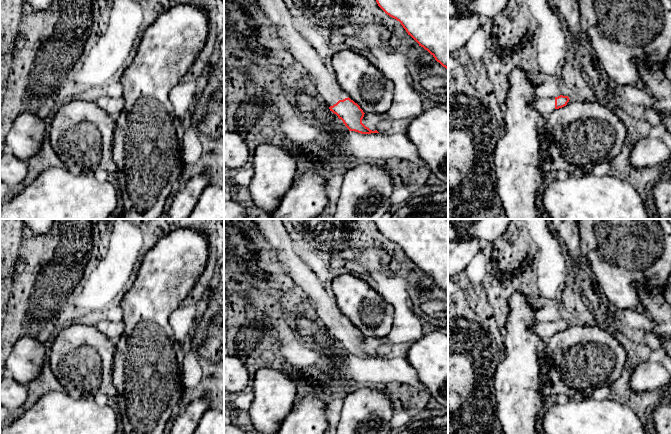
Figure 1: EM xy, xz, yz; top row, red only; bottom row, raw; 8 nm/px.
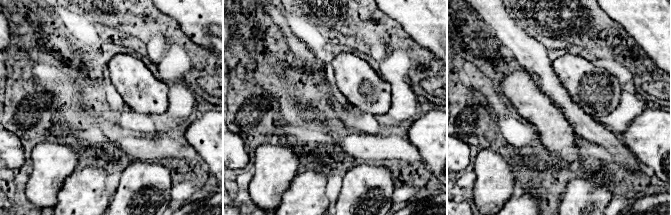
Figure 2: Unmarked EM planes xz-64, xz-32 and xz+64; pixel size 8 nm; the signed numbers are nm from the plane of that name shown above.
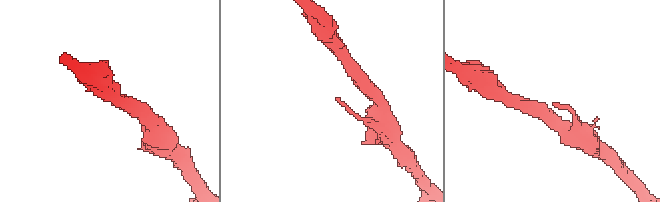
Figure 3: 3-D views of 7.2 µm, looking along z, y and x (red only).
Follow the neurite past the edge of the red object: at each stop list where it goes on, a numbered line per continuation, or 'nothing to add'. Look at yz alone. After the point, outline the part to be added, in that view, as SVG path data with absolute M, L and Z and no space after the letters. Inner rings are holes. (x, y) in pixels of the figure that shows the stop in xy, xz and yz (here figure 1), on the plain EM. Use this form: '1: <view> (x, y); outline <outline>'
1: yz (545, 330); outline M537 322L531 327L532 332L537 334L544 342L547 342L555 333L555 322Z

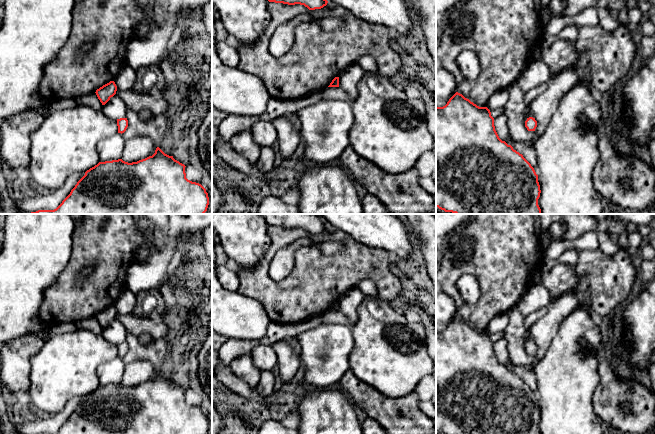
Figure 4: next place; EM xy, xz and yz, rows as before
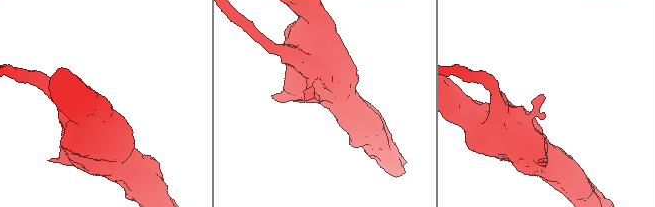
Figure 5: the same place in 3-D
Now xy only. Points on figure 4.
nothing to add

